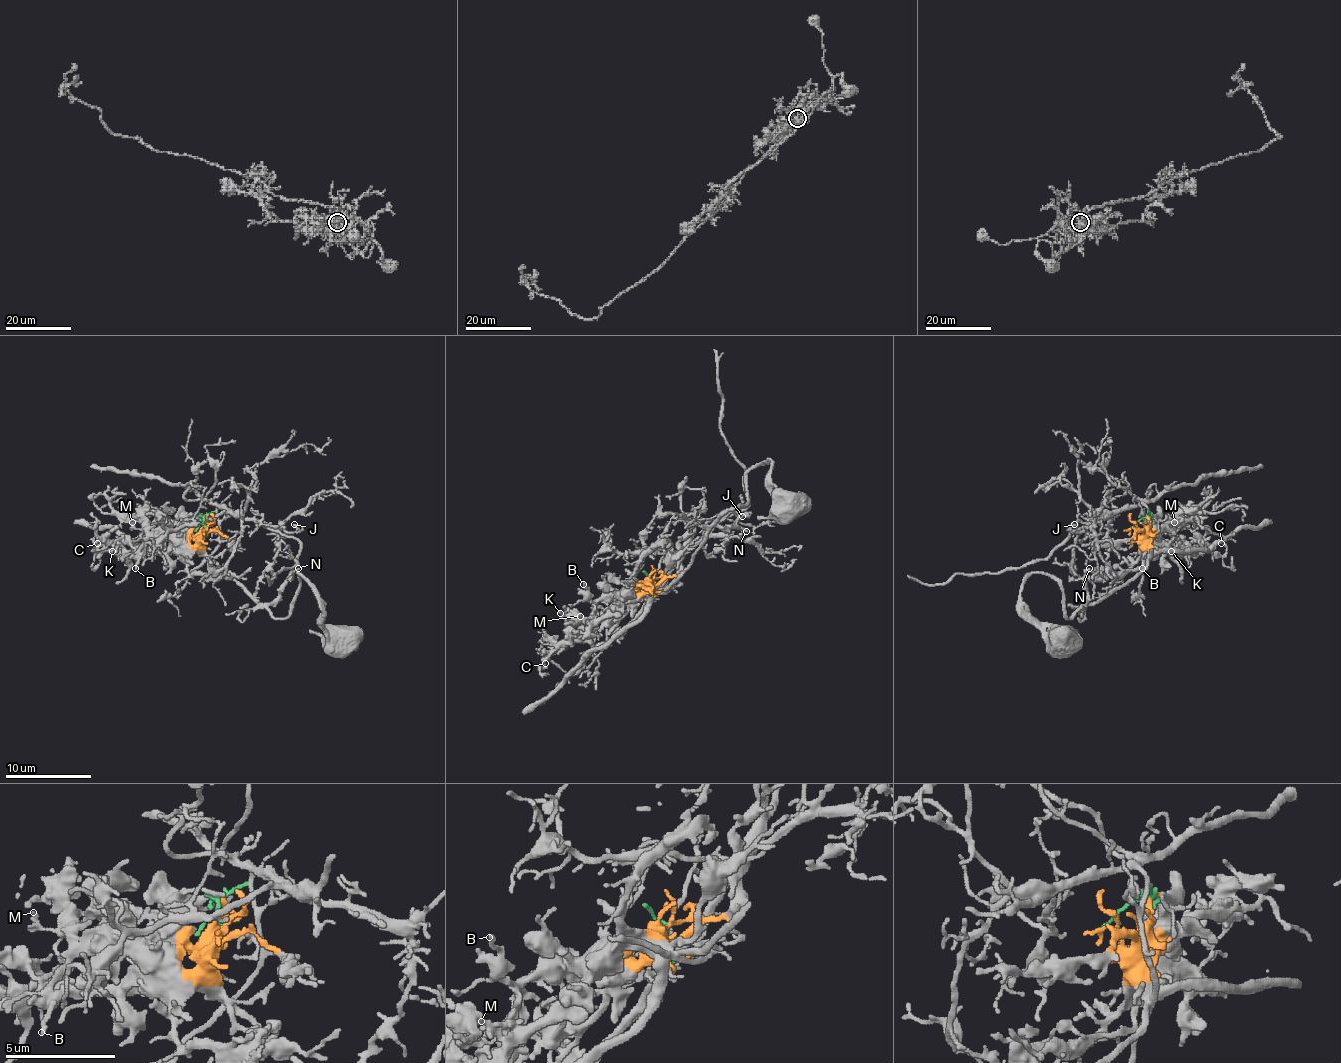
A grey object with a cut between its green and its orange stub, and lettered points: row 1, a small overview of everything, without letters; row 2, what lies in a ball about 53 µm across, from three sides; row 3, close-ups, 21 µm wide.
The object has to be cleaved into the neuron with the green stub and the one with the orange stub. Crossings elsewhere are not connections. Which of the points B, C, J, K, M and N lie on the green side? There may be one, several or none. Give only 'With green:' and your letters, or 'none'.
With green: J

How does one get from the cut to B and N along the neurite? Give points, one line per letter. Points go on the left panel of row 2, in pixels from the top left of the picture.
B: (206, 526), (193, 537), (156, 537), (148, 541), (139, 550), (135, 569)
N: (206, 526), (203, 550), (257, 603), (270, 603), (279, 595), (281, 584), (298, 569)

